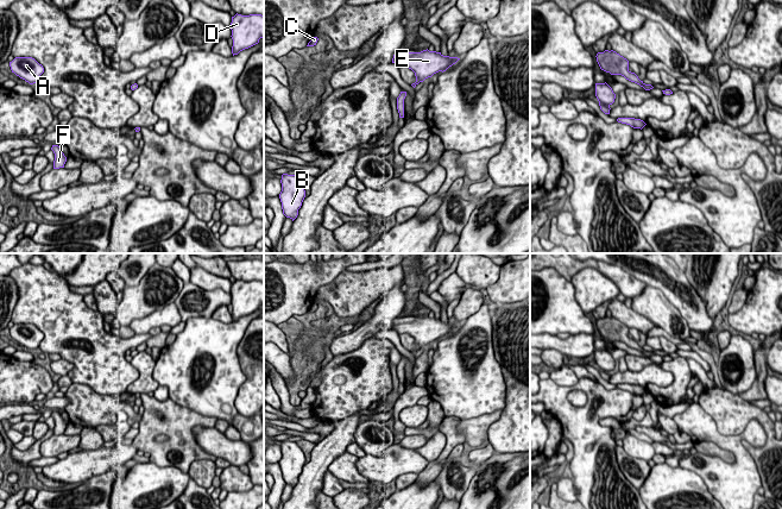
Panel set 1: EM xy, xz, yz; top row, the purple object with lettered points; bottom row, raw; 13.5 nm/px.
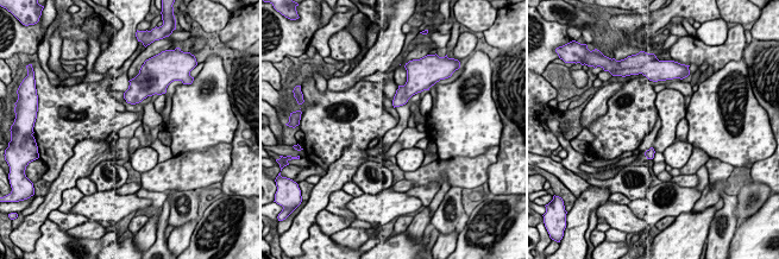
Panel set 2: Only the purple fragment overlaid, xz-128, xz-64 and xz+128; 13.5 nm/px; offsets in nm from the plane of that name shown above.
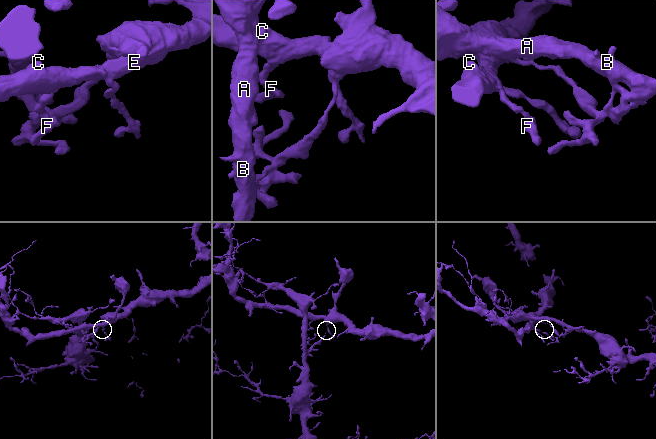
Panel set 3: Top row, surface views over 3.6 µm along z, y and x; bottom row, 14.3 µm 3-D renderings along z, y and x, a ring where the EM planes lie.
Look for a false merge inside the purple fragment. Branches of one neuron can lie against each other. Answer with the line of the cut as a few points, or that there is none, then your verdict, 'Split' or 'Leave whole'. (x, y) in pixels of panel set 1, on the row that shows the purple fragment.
Split along xz (399, 113), (403, 114). Split

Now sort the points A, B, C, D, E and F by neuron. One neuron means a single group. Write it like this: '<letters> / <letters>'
A B / C D E F

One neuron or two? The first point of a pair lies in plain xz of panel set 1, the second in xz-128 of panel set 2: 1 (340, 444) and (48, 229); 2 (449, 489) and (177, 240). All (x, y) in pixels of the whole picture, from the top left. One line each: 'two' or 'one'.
1: two
2: two

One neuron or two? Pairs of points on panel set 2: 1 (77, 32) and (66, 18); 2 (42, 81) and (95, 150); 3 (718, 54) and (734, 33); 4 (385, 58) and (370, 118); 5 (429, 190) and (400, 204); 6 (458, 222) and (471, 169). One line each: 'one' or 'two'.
1: one
2: two
3: one
4: two
5: two
6: two

